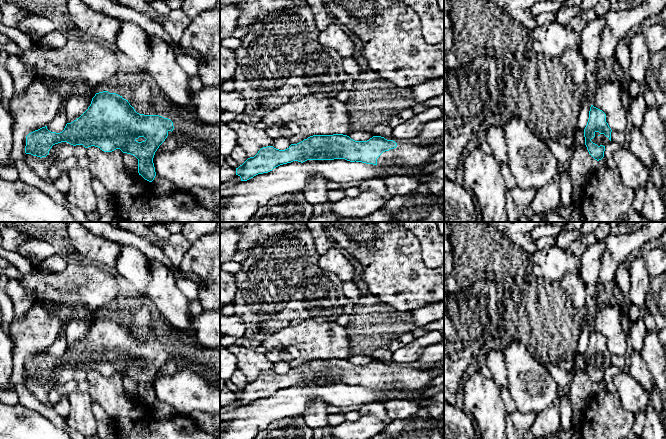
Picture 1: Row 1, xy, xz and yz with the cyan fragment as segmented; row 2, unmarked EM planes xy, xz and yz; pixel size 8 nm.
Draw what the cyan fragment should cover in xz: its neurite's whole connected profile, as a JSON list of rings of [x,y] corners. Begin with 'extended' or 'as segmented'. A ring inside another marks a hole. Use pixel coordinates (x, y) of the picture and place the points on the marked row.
extended | [[[313,135],[297,144],[291,144],[285,150],[273,146],[261,148],[254,157],[248,158],[236,168],[241,181],[247,181],[258,174],[268,173],[274,168],[293,161],[345,159],[350,162],[362,162],[383,165],[392,162],[398,166],[417,167],[429,161],[430,156],[439,147],[409,144],[397,144],[381,136],[373,136],[367,141],[355,141],[347,135]]]

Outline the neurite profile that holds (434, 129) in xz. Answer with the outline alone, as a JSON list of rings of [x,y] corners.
[[[444,116],[431,120],[422,128],[419,138],[422,140],[435,140],[444,135]]]

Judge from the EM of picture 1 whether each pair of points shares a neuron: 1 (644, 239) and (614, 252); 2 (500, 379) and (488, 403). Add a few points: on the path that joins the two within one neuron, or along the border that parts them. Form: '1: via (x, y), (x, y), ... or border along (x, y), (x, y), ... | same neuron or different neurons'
1: via (637, 241), (628, 242), (621, 246) | same neuron
2: border along (492, 380), (500, 388) | different neurons

